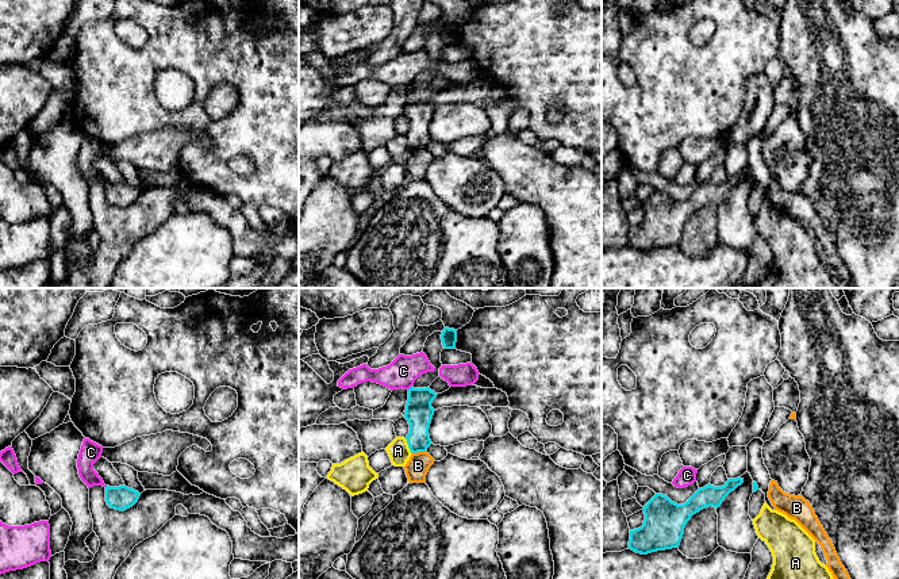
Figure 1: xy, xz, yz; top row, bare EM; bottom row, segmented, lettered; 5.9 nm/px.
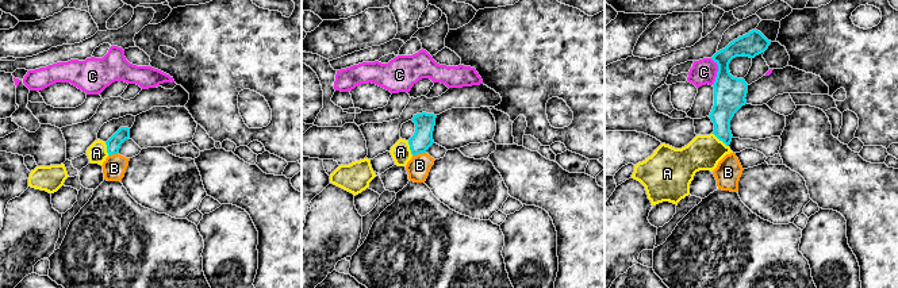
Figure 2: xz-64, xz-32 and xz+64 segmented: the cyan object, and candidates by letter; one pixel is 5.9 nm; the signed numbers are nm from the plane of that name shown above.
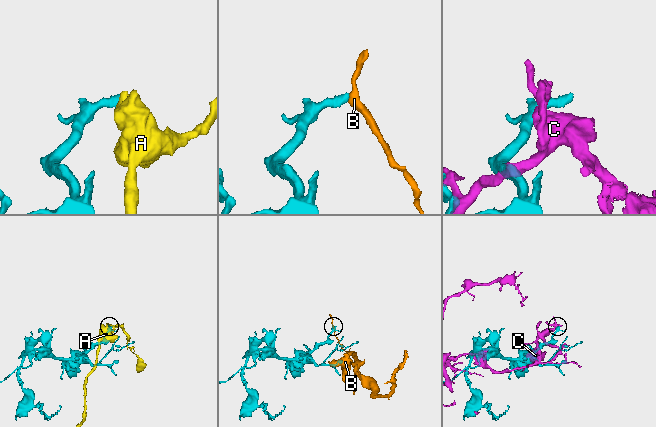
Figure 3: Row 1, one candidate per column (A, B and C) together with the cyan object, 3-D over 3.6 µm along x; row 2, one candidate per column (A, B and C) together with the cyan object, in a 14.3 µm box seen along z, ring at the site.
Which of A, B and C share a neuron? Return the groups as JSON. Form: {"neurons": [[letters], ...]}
{"neurons": [["A"], ["B"], ["C"]]}

